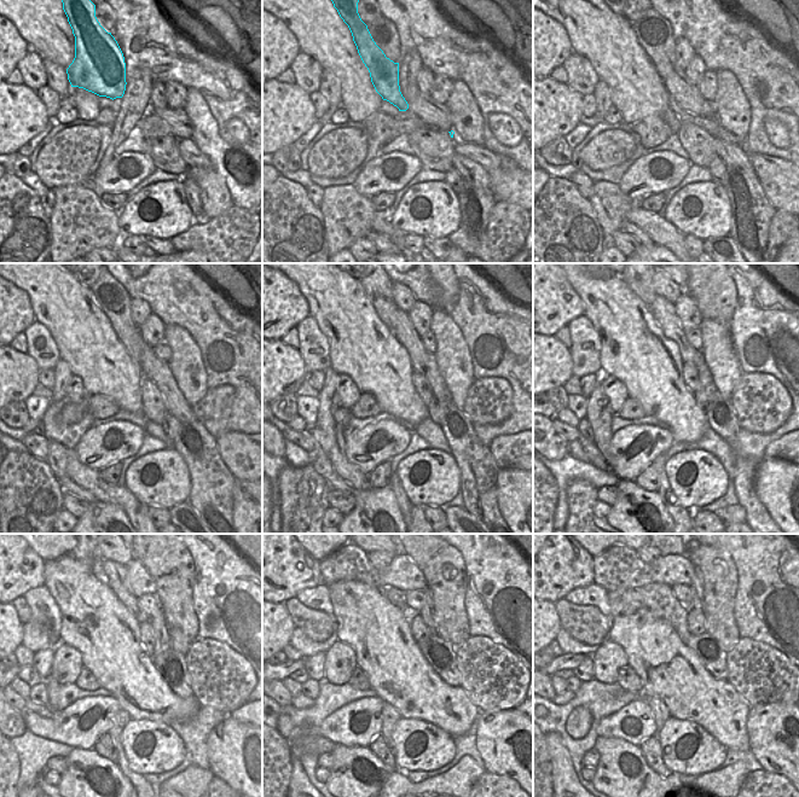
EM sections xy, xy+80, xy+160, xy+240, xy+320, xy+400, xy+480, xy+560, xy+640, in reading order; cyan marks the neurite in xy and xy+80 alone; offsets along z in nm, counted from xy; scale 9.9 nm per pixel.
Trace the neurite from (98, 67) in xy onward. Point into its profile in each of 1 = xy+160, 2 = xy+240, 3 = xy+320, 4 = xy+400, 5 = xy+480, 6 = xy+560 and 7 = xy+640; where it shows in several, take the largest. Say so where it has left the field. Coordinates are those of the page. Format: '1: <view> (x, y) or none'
1: xy+160 (711, 124)
2: xy+240 (213, 403)
3: xy+320 (488, 401)
4: xy+400 (762, 403)
5: xy+480 (221, 679)
6: xy+560 (494, 679)
7: xy+640 (760, 674)

